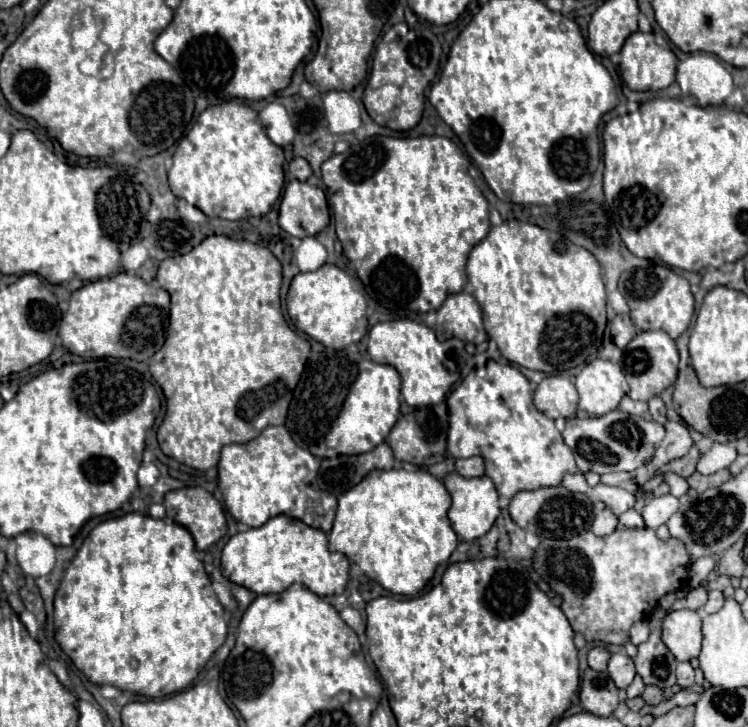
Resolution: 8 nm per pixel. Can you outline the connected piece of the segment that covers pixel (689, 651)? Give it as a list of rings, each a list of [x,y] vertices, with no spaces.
[[[674,610],[664,618],[662,640],[676,660],[690,660],[700,654],[702,616],[696,610]]]

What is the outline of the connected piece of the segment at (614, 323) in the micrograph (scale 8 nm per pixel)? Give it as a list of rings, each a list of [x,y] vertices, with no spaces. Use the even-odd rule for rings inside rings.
[[[618,314],[610,323],[612,340],[618,348],[626,348],[626,344],[636,336],[636,326],[632,324],[628,314]]]

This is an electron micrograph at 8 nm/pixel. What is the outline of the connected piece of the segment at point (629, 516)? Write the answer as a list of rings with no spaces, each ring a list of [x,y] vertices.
[[[632,508],[632,510],[626,510],[624,514],[620,514],[618,520],[620,520],[620,524],[630,526],[630,528],[644,528],[644,526],[646,526],[644,520],[642,520],[642,516],[640,516],[634,508]]]

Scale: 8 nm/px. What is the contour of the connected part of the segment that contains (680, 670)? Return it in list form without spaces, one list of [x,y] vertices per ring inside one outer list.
[[[680,662],[678,668],[676,668],[676,678],[678,678],[678,684],[682,688],[690,688],[694,686],[694,668],[690,666],[690,662]]]

